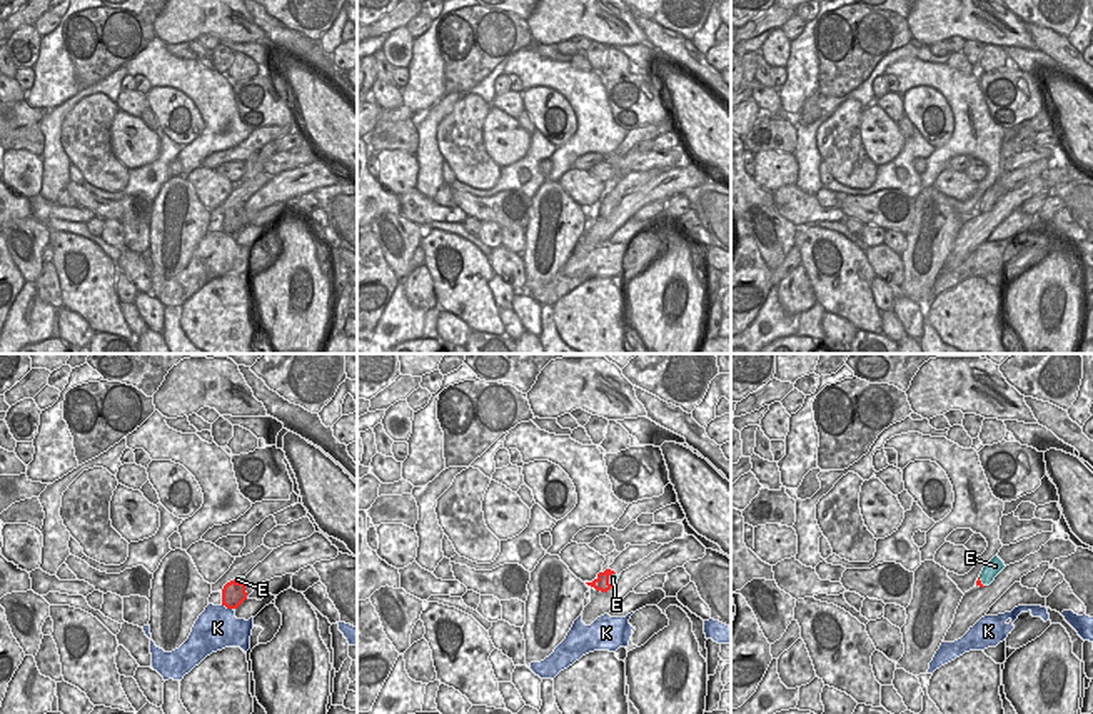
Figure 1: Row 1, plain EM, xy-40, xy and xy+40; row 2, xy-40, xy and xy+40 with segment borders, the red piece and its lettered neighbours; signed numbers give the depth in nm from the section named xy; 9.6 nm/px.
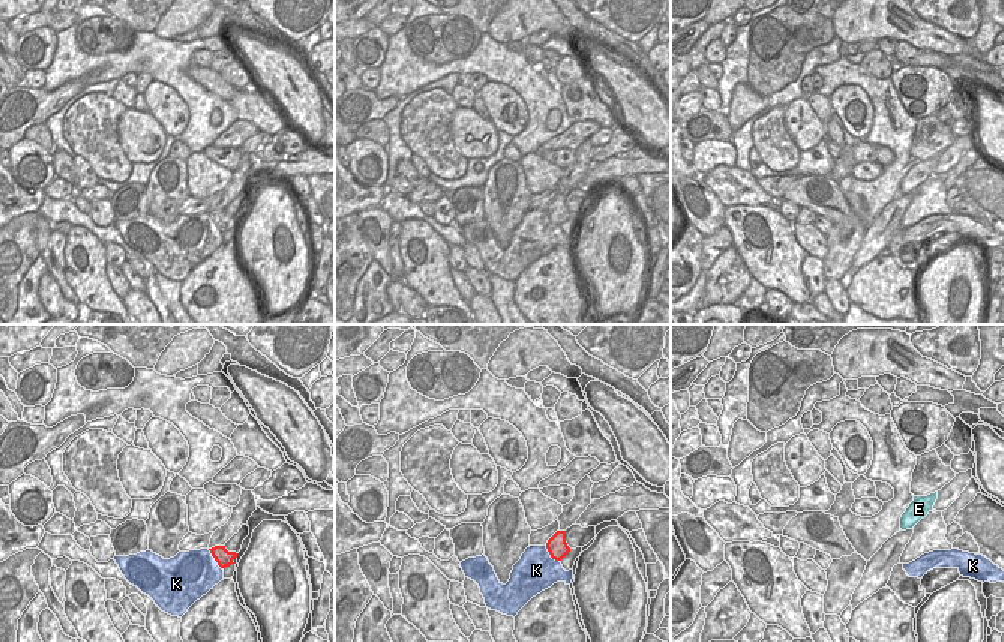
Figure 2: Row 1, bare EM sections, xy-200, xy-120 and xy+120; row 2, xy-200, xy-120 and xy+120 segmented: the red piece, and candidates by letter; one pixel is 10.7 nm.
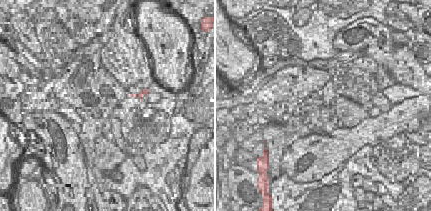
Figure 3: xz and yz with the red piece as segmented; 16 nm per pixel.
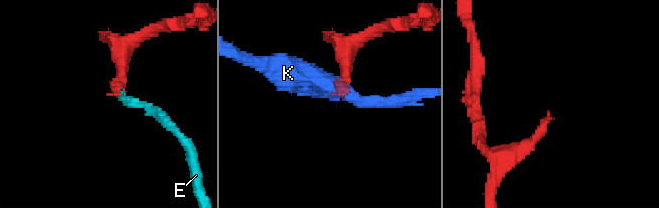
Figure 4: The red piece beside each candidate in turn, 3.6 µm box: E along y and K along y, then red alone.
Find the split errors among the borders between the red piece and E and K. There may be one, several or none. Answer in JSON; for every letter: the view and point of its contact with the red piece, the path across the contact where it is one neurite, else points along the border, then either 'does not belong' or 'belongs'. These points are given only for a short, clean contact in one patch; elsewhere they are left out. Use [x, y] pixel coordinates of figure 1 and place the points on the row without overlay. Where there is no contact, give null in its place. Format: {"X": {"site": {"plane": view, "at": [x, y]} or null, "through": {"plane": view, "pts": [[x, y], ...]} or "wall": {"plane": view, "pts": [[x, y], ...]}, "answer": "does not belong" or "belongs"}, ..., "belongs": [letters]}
{"E": {"site": {"plane": "xy", "at": [608, 206]}, "through": {"plane": "xy", "pts": [[601, 209], [608, 206], [613, 204]]}, "answer": "belongs"}, "K": {"site": {"plane": "xy-40", "at": [227, 234]}, "wall": {"plane": "xy-40", "pts": [[222, 231], [232, 236]]}, "answer": "does not belong"}, "belongs": ["E"]}

